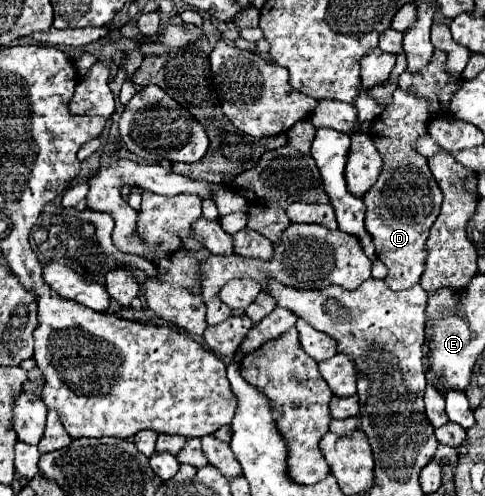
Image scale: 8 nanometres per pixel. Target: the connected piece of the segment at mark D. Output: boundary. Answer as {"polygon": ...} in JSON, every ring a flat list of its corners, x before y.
{"polygon":[[397,89,387,109,375,119,373,131,369,131,369,137,383,157,383,171,363,197,367,205,365,229,373,239,377,259,389,269,385,283,393,291,403,291,419,283,425,269,425,241,443,203,443,193,427,167,427,159,413,151,413,143,427,133,429,119,425,101]]}

